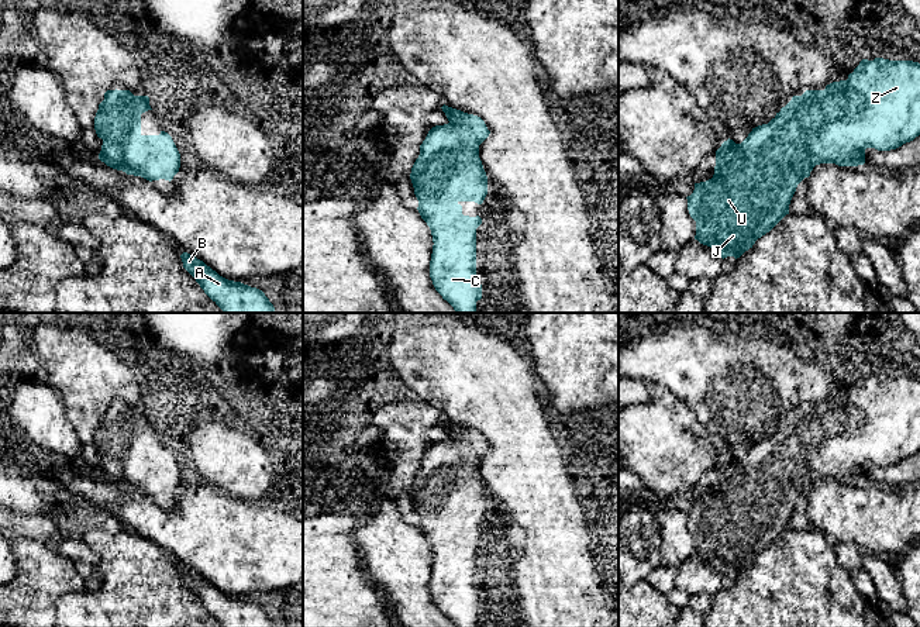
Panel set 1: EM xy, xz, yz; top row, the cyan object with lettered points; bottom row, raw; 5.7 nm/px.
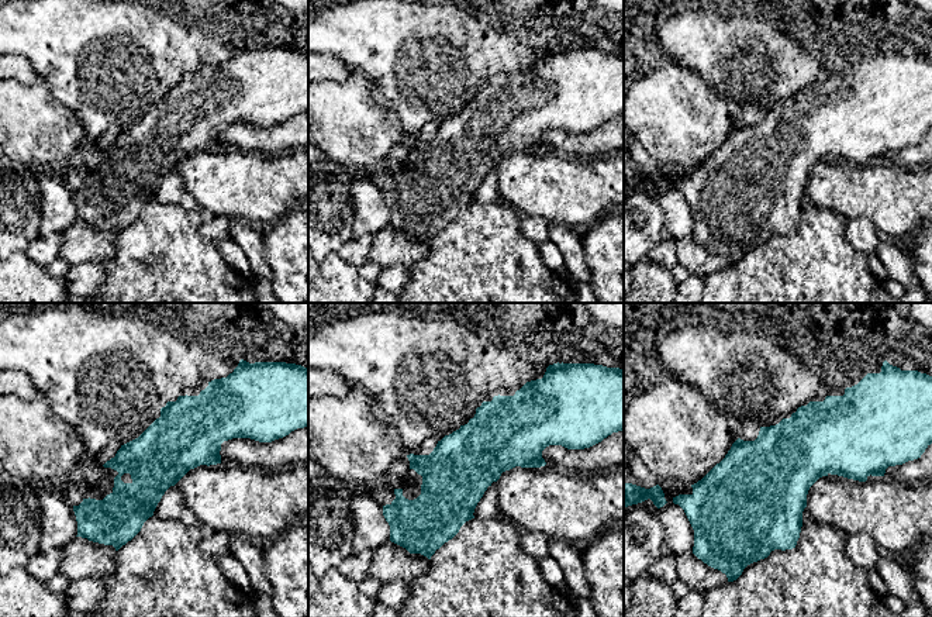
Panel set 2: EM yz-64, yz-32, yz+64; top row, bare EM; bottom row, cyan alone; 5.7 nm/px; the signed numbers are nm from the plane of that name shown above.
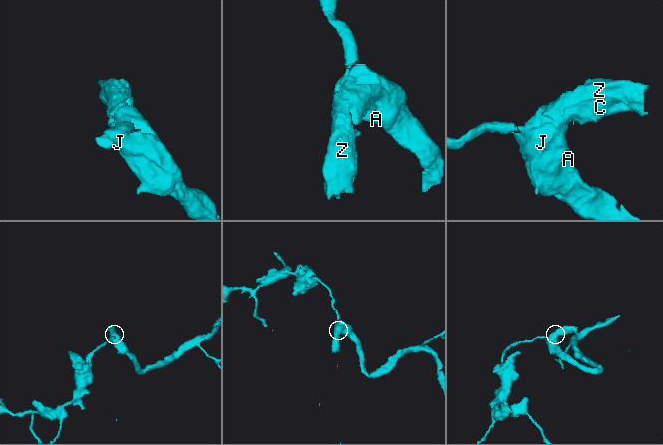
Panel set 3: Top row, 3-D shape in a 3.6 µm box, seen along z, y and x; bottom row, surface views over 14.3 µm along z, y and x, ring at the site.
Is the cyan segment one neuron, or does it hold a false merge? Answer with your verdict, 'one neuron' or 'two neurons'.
one neuron

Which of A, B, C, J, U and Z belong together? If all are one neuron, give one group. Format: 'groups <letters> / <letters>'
groups A B C J U Z

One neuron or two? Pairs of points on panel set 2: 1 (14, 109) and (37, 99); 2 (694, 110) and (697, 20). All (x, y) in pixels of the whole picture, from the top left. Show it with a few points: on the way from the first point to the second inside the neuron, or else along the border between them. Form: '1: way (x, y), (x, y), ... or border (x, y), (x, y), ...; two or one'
1: way (20, 106), (31, 104); one
2: border (679, 62), (693, 71), (720, 96); two

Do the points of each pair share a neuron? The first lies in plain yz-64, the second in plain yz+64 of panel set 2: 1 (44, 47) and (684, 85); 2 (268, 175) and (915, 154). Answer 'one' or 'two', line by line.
1: two
2: two

